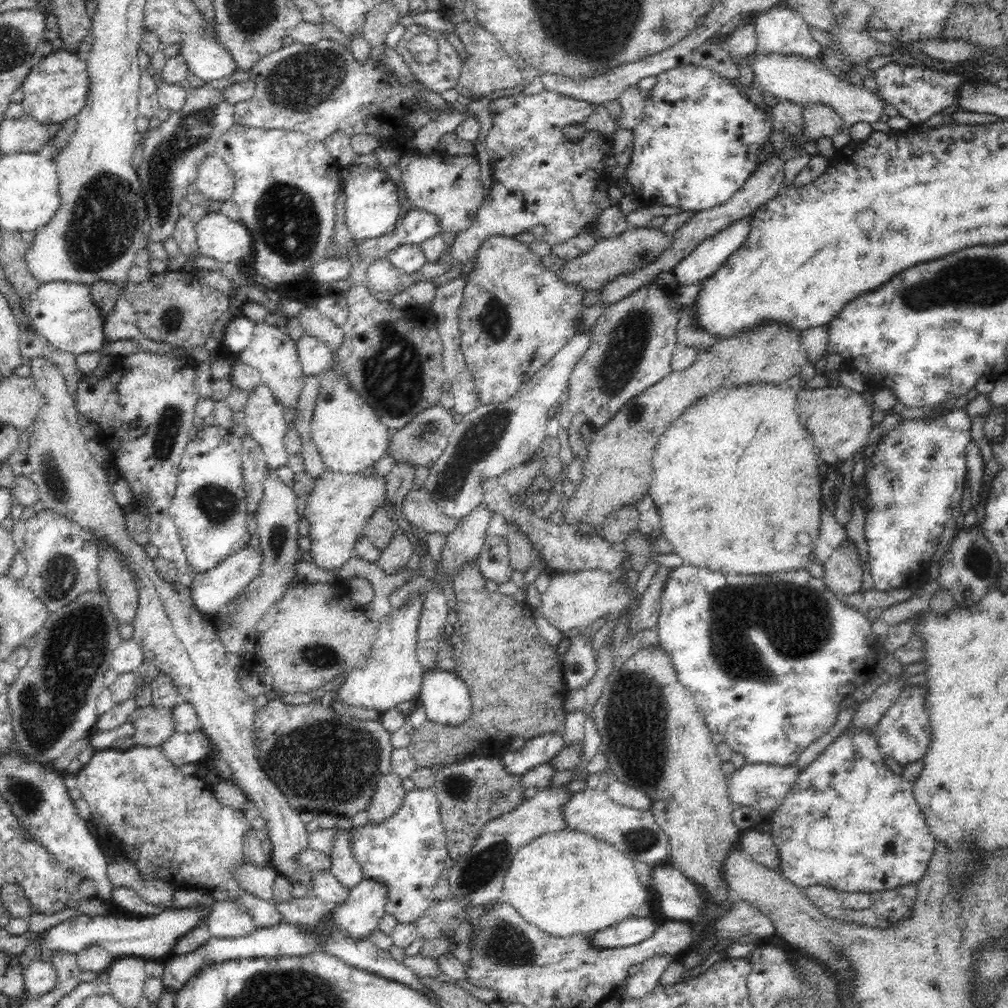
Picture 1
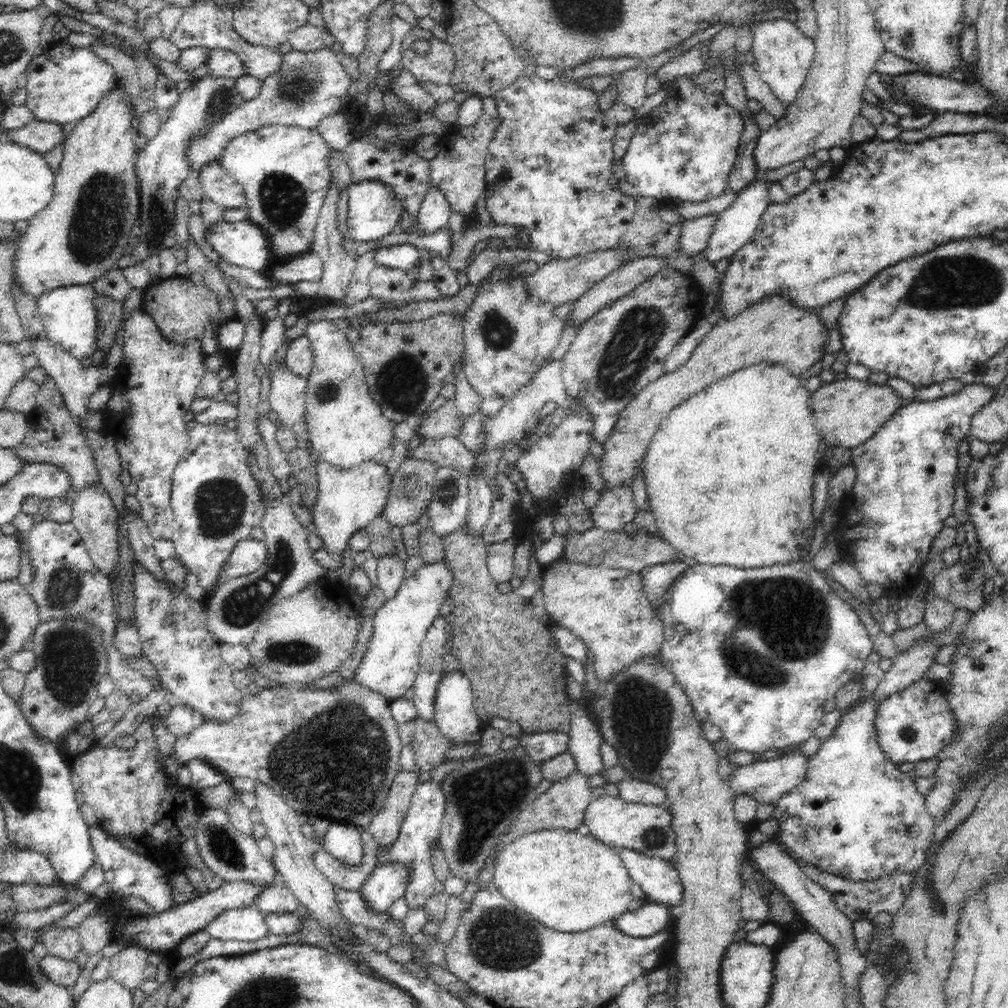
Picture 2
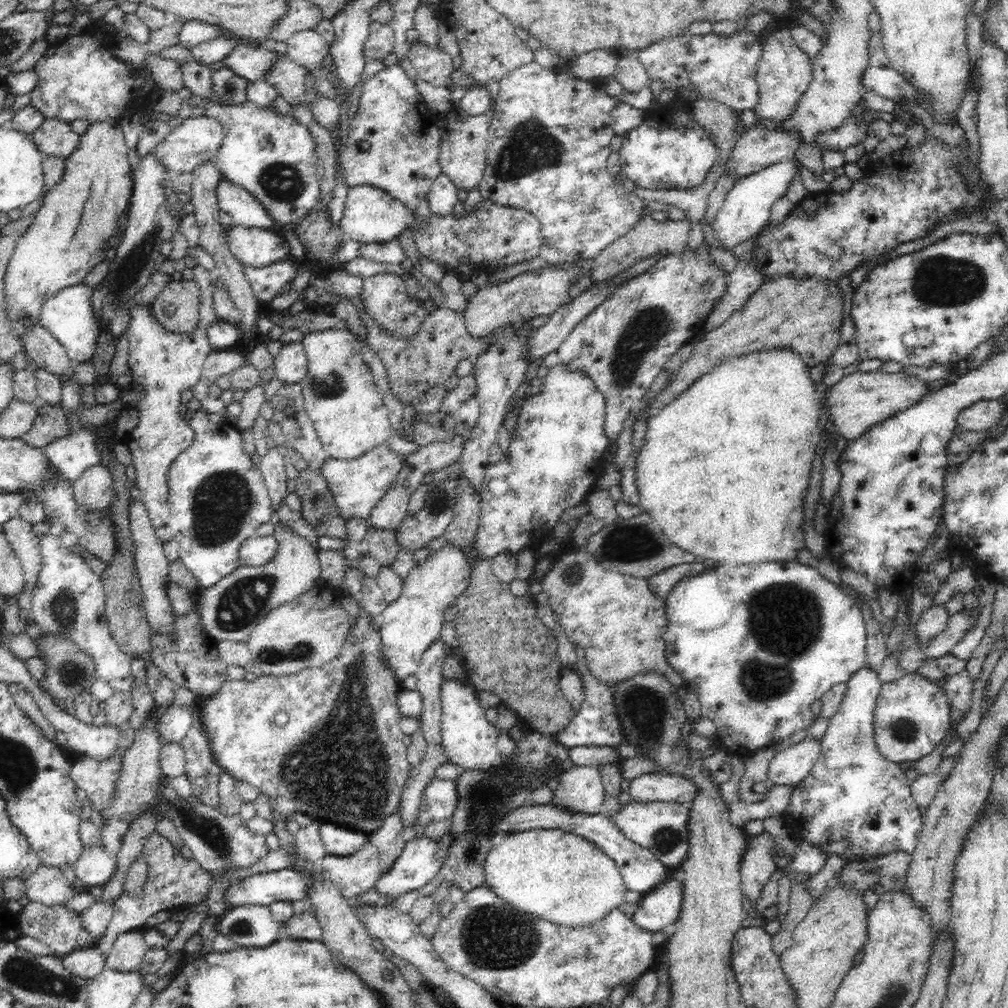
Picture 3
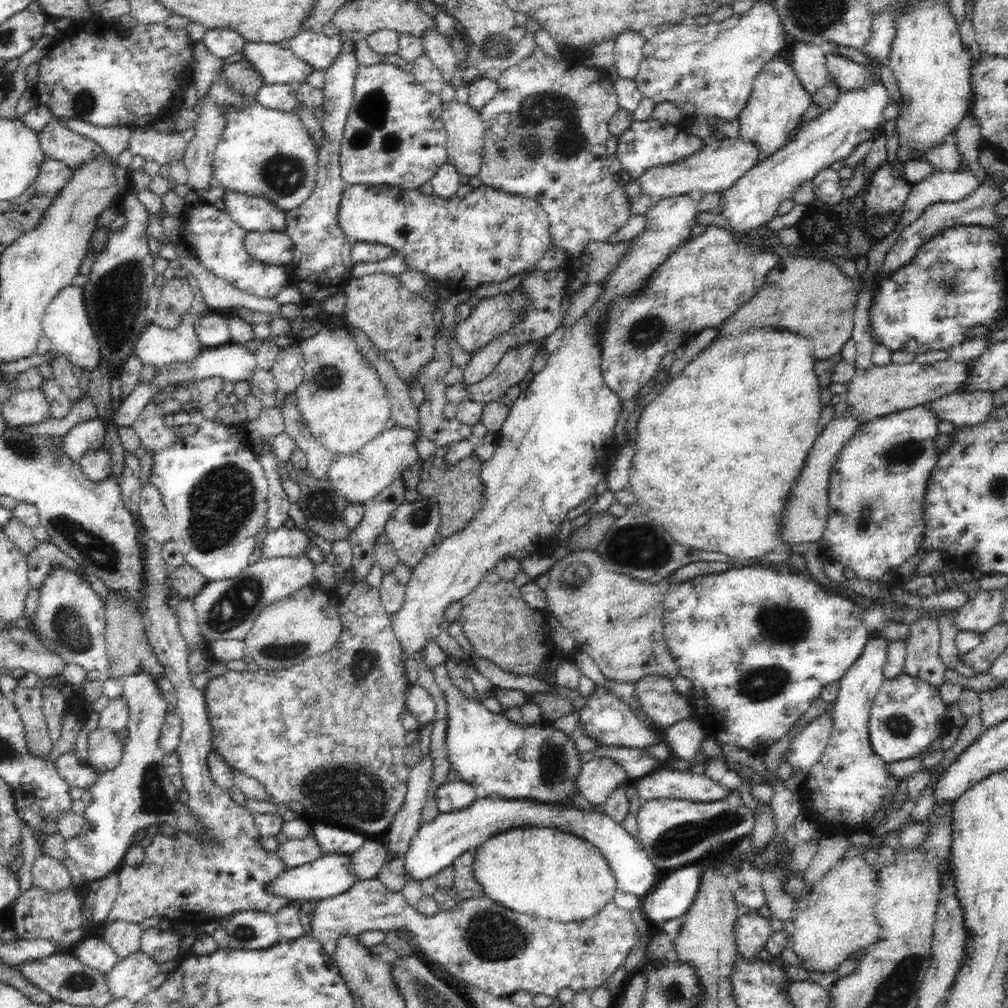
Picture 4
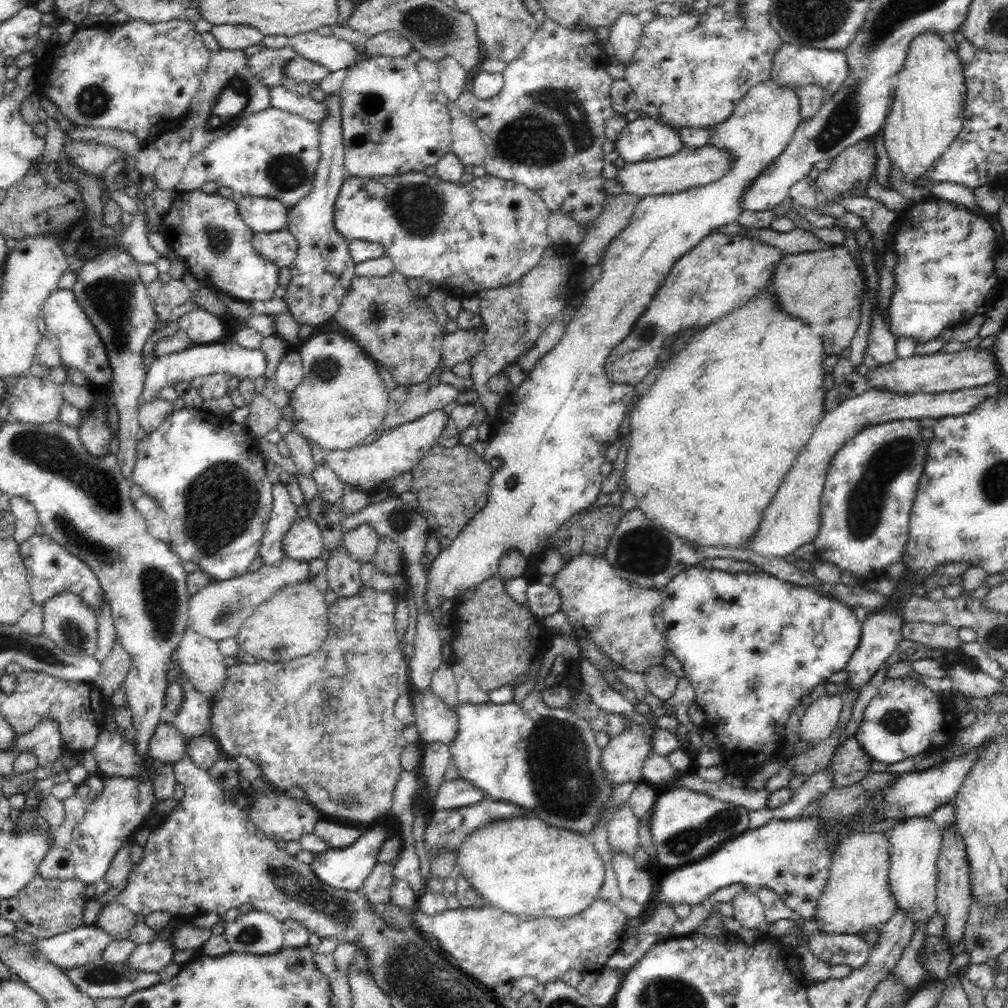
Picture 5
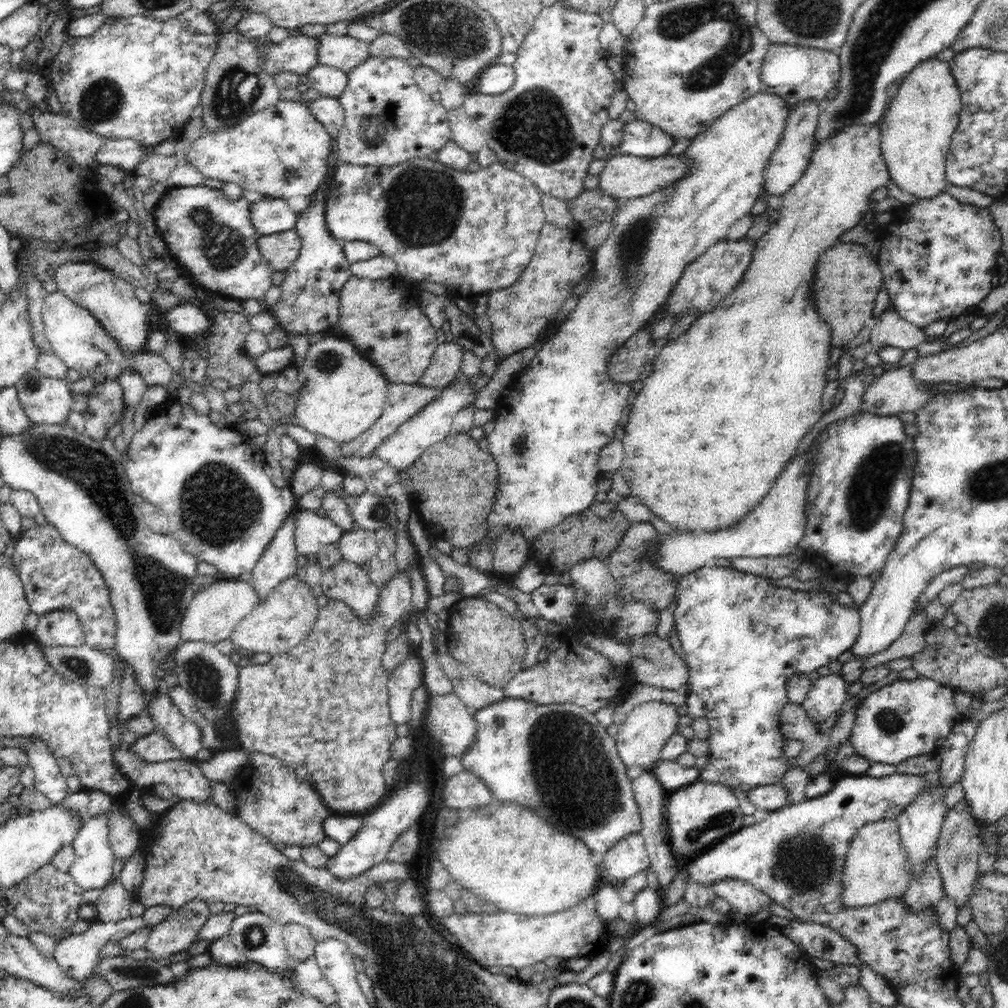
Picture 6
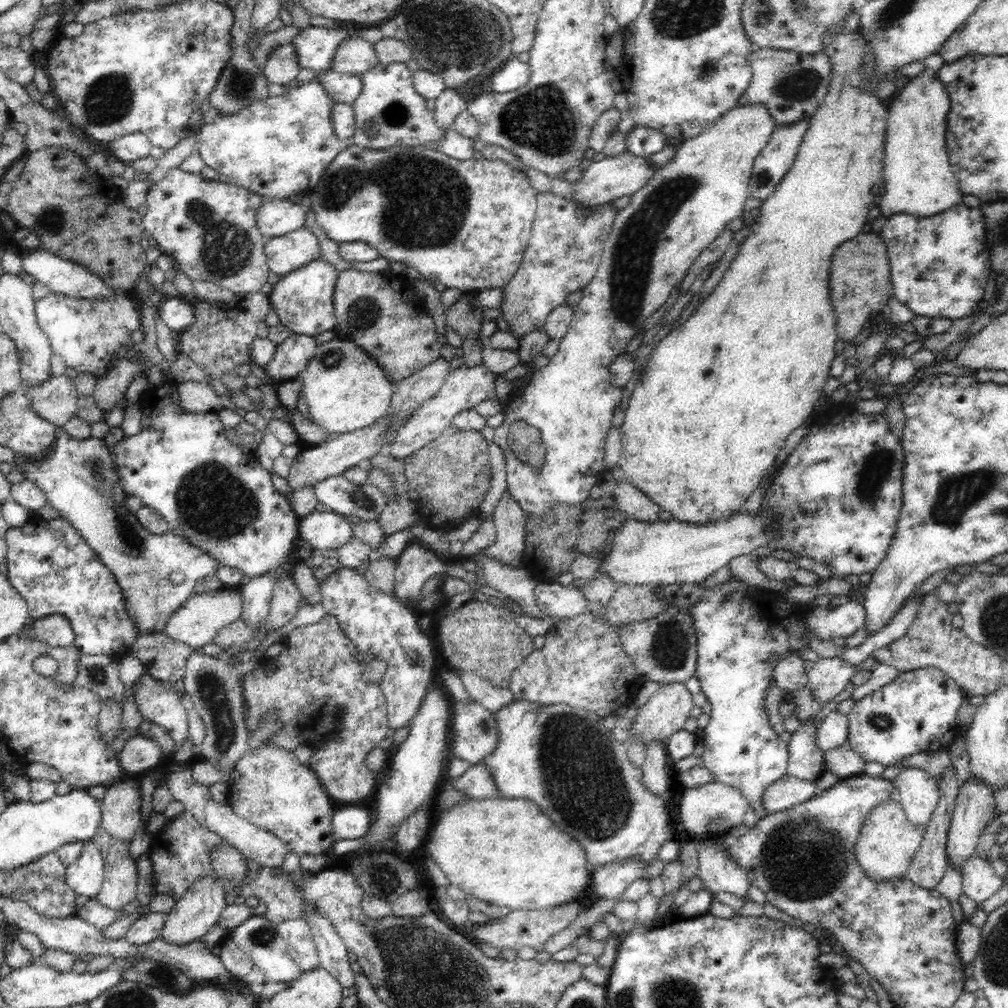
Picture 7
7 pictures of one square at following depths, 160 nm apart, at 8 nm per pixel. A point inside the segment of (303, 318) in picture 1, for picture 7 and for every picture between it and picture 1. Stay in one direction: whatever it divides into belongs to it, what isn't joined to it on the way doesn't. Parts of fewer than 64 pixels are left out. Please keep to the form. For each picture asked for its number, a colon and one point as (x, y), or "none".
2: (346, 426)
3: (348, 412)
4: (346, 405)
5: (341, 400)
6: (345, 393)
7: (345, 389)

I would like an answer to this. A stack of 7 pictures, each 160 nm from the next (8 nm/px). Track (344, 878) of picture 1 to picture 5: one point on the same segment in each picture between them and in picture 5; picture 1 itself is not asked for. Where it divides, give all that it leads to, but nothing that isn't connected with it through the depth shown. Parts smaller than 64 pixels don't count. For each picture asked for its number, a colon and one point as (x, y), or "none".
2: (342, 841)
3: (338, 841)
4: (332, 839)
5: (337, 835)

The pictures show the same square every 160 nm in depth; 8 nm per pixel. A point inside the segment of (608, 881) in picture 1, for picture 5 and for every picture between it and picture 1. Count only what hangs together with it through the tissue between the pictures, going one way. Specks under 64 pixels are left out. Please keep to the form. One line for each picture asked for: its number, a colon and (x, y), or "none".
2: (569, 882)
3: (561, 877)
4: (544, 872)
5: (524, 866)

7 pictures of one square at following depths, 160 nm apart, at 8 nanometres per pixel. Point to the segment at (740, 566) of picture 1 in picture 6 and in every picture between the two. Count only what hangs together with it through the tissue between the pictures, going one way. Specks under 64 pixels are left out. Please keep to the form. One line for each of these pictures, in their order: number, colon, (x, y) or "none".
2: (742, 496)
3: (724, 472)
4: (718, 451)
5: (710, 442)
6: (752, 372)

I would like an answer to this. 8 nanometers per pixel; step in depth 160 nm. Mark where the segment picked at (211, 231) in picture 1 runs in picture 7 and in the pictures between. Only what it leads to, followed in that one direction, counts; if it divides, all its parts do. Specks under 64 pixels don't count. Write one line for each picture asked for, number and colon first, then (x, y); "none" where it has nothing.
2: (244, 244)
3: (255, 247)
4: (275, 248)
5: (280, 247)
6: (280, 250)
7: (289, 252)

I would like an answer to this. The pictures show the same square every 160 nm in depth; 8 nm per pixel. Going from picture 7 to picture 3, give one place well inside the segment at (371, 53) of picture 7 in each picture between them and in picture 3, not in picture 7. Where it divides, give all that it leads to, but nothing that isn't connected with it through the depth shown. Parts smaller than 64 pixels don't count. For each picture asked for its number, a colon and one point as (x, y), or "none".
3: (307, 47)
4: (314, 47)
5: (329, 51)
6: (344, 53)

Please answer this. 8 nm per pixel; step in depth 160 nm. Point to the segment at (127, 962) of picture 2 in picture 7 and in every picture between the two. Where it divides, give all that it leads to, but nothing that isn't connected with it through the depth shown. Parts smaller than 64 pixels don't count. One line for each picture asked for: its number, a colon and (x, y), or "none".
3: (127, 953)
4: (124, 937)
5: (115, 919)
6: (113, 904)
7: (119, 887)

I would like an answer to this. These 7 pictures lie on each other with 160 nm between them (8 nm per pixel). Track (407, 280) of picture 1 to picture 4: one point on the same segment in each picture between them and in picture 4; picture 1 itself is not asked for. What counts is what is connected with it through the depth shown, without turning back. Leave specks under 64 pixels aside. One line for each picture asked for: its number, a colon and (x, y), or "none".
2: (386, 284)
3: (384, 294)
4: (399, 322)

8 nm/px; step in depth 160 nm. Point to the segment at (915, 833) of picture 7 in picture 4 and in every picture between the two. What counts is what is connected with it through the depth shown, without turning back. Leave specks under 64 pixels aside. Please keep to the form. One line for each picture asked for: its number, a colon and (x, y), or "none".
4: (839, 919)
5: (856, 896)
6: (875, 869)

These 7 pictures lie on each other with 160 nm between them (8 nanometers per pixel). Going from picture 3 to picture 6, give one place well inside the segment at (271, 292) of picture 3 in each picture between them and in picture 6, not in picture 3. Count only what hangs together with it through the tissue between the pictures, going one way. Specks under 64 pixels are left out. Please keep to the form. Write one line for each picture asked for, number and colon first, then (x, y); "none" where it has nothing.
4: (210, 235)
5: (206, 231)
6: (212, 237)

